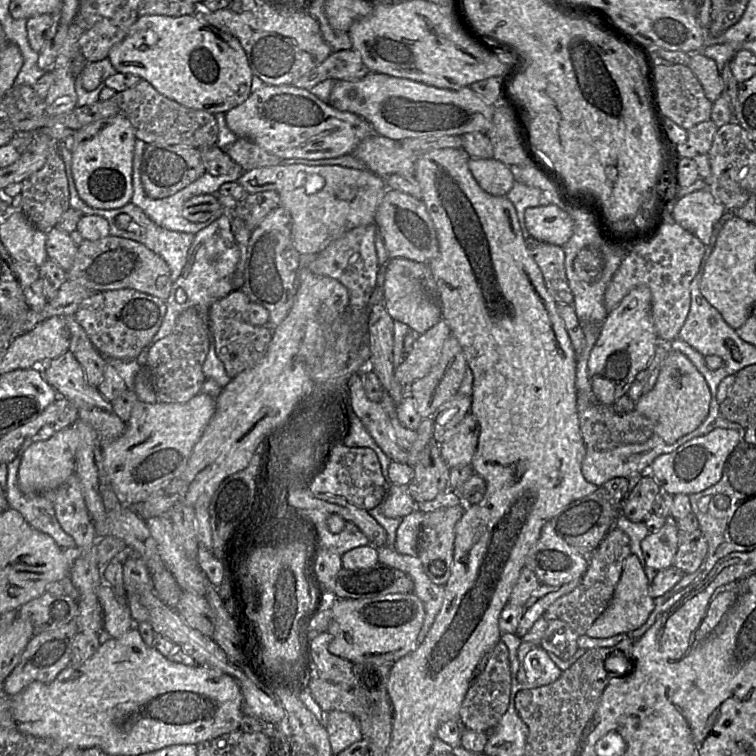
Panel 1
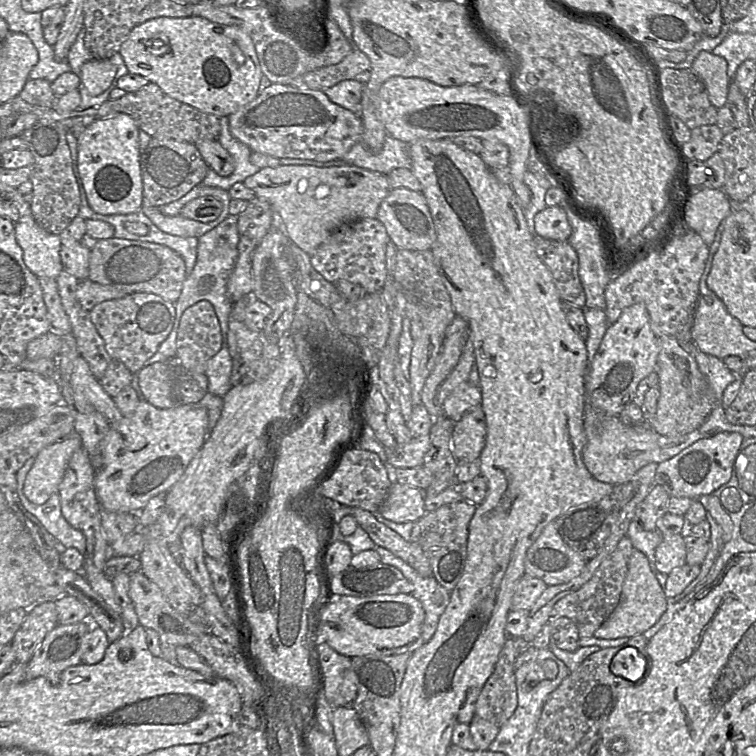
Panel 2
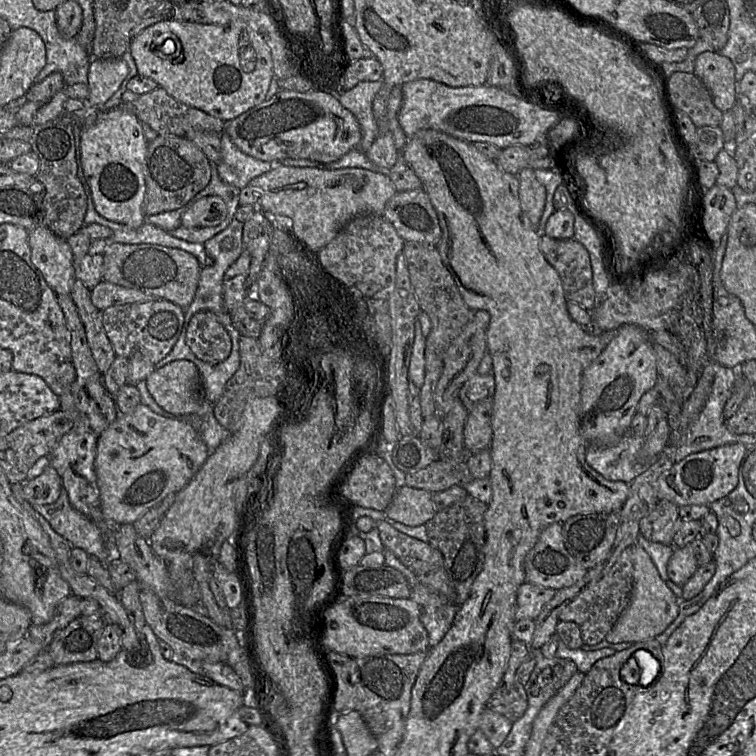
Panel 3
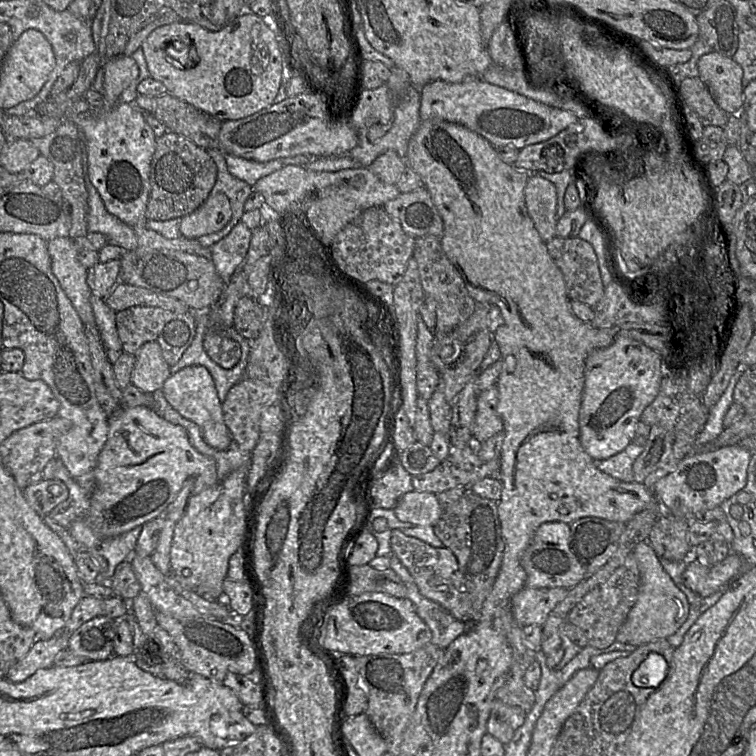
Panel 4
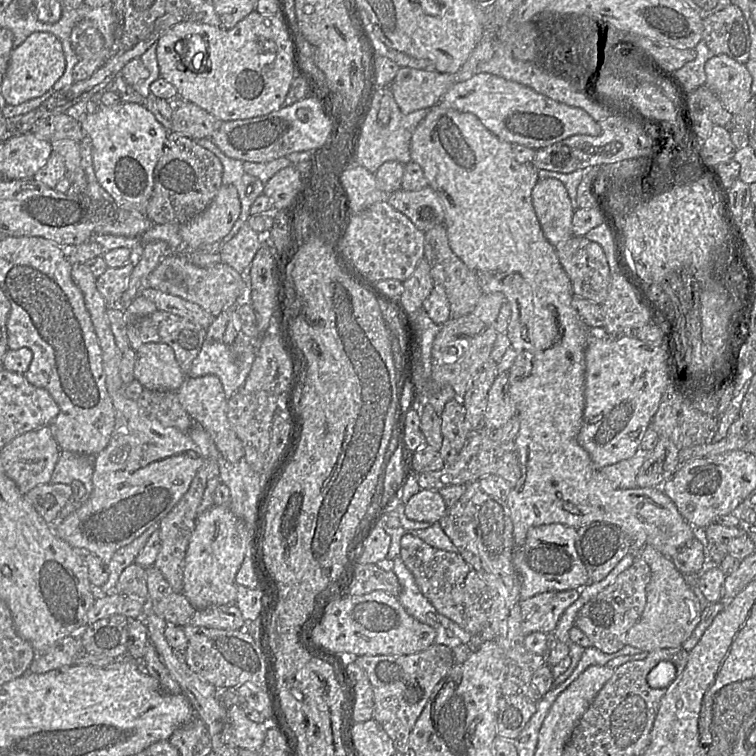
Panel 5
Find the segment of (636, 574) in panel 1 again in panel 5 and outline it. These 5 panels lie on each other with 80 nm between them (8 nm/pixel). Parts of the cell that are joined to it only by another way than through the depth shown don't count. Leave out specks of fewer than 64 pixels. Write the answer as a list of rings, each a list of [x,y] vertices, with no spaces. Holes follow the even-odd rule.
[[[648,544],[638,554],[650,566],[651,578],[646,587],[647,602],[644,611],[627,632],[626,645],[634,646],[643,652],[681,647],[700,620],[702,608],[699,600],[672,559]]]

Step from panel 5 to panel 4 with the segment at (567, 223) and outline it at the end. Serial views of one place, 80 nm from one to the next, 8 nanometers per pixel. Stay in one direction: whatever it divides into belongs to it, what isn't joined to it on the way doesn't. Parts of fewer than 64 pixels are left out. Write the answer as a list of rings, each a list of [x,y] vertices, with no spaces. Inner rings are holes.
[[[530,173],[524,194],[528,214],[541,238],[547,242],[556,237],[558,222],[556,186],[551,181]]]

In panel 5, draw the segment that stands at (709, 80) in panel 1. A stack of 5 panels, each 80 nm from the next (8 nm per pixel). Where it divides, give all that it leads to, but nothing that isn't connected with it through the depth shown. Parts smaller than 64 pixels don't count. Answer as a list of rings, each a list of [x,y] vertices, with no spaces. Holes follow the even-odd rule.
[[[718,54],[706,61],[704,69],[705,85],[731,114],[738,114],[755,97],[751,91],[752,76],[745,64]]]

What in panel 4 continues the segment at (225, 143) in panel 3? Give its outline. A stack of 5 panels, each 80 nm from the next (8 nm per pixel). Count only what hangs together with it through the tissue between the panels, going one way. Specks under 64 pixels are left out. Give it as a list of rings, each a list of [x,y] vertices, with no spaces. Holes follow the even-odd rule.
[[[225,154],[227,169],[234,177],[253,186],[260,178],[265,177],[284,165],[279,159],[257,162],[232,154]]]

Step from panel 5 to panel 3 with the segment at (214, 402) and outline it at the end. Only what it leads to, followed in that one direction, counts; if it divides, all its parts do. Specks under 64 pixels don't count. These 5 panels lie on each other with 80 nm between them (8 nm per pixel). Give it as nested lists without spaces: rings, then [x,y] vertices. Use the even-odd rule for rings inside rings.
[[[175,360],[157,368],[145,384],[156,403],[172,415],[202,416],[213,412],[214,404],[206,398],[199,370],[189,360]]]

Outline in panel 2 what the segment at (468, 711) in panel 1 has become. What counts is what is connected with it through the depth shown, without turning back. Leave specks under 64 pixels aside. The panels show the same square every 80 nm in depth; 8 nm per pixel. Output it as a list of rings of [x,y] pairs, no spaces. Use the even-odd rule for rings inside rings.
[[[508,637],[495,665],[494,671],[484,684],[475,703],[475,716],[501,726],[515,712],[518,704],[514,666],[518,653],[514,641]]]

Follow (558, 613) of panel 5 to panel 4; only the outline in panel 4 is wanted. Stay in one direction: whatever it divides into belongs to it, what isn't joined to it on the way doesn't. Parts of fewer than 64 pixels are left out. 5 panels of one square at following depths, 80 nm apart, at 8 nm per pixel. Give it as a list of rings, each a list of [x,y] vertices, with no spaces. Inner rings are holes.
[[[527,588],[520,589],[512,598],[512,613],[522,628],[528,625],[542,627],[550,612],[568,594],[566,588]]]

